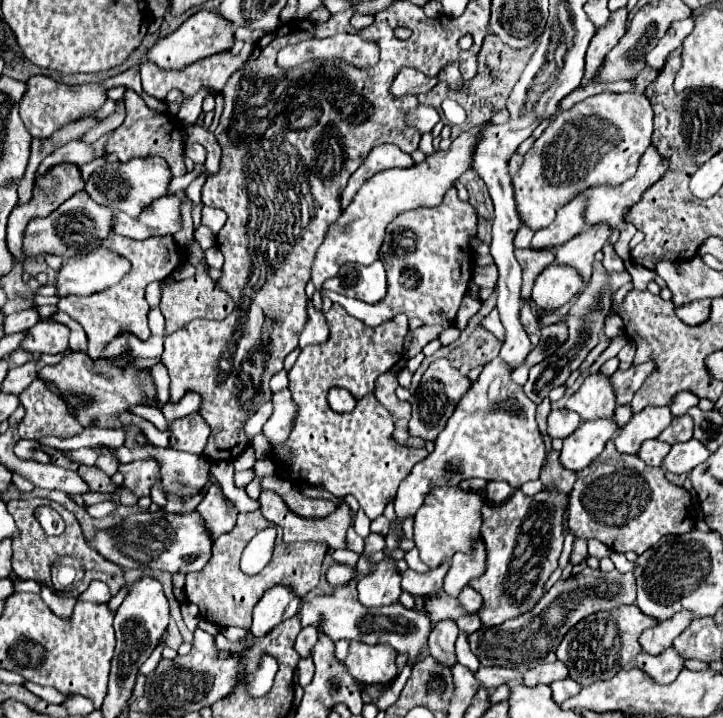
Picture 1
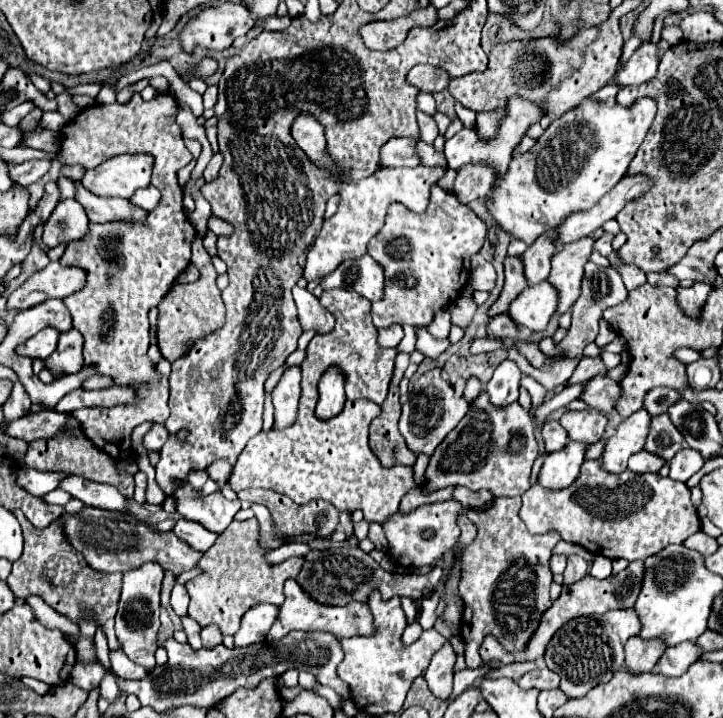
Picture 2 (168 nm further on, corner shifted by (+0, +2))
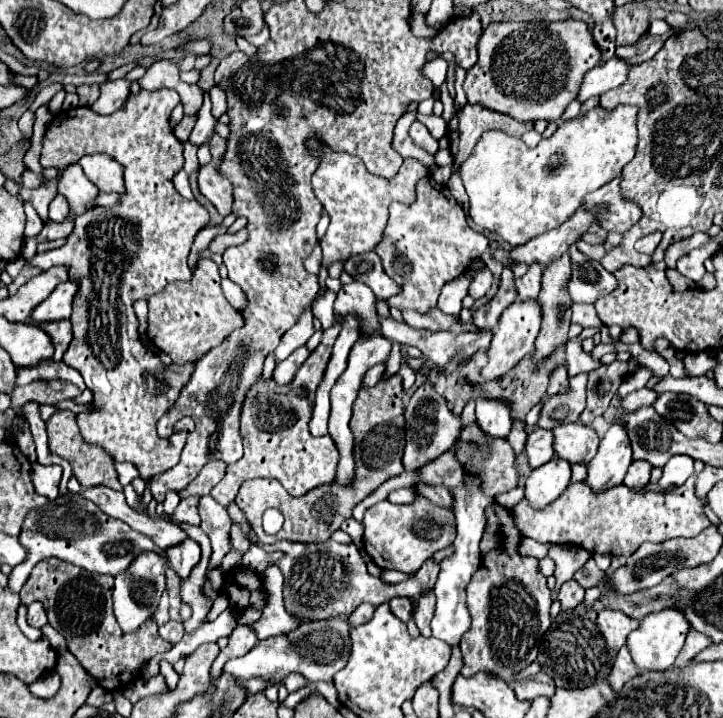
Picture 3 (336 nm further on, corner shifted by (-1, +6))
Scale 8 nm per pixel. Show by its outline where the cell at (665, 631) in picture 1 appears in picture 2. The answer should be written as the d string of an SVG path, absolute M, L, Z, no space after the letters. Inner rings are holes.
M629 638L625 644L625 666L629 672L651 672L663 654L659 642L643 642L643 638Z

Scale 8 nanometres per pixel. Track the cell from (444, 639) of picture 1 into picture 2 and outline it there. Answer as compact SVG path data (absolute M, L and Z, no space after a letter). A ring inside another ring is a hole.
M447 640L437 652L435 658L431 658L431 666L425 670L425 680L431 688L431 692L437 698L447 700L451 690L453 690L453 668L455 668L455 660L457 654L451 646L451 642Z

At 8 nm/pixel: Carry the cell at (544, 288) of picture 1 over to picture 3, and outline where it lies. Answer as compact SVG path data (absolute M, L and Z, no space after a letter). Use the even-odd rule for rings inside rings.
M536 300L510 304L500 316L500 322L496 324L496 330L492 334L492 342L488 348L488 364L480 370L480 374L486 380L506 376L524 356L534 352L534 340L538 336L538 330L540 330L540 306L536 304Z

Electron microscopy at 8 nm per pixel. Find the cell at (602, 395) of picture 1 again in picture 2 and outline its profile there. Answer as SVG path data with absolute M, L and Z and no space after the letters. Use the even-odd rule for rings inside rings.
M587 406L583 412L565 410L561 416L561 426L567 430L571 440L583 440L587 444L597 442L607 426L607 414Z

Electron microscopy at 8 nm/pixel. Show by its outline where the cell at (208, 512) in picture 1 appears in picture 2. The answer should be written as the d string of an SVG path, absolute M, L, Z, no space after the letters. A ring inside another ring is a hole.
M183 518L177 520L173 532L175 532L181 540L185 540L189 546L193 546L195 550L201 550L201 552L209 550L209 548L215 544L215 540L219 538L219 534L207 532L207 528L205 528L205 526L199 526L199 522L183 520Z

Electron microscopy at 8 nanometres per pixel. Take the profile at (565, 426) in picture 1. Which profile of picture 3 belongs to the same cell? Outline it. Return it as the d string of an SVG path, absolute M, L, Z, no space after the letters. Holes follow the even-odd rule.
M534 428L526 438L526 456L528 456L528 466L532 470L540 468L548 460L552 460L554 458L552 432L542 430L542 428Z

